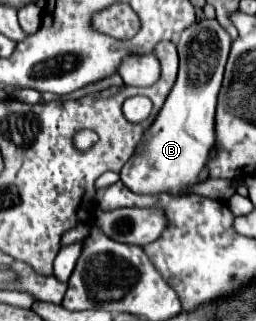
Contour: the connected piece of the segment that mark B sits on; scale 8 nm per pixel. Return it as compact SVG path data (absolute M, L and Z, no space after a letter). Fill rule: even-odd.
M201 19L183 31L179 51L177 81L159 111L155 123L145 131L143 141L131 161L121 169L121 181L135 193L183 193L187 183L197 183L197 175L215 143L215 107L227 63L231 37L215 19Z

